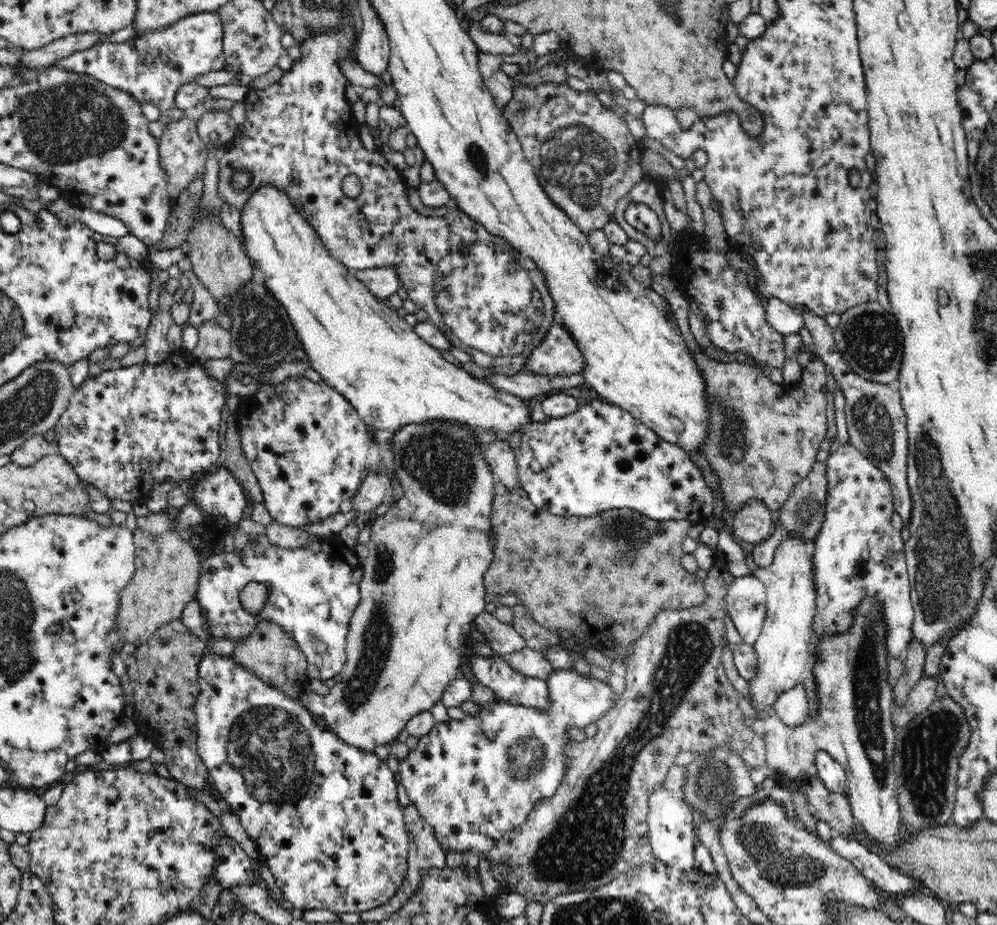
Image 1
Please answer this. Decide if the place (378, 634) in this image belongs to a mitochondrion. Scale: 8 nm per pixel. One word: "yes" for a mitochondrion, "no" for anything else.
yes

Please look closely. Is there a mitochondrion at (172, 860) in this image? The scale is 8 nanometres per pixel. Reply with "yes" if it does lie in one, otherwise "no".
yes

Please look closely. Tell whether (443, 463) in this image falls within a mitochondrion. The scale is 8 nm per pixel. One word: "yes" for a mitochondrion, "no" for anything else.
yes

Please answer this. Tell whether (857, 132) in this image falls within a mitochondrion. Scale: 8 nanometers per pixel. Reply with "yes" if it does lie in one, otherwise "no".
no

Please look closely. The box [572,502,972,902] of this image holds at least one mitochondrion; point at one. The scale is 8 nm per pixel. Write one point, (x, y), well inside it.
(926, 756)

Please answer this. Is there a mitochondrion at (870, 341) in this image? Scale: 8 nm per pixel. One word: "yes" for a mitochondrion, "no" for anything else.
yes

